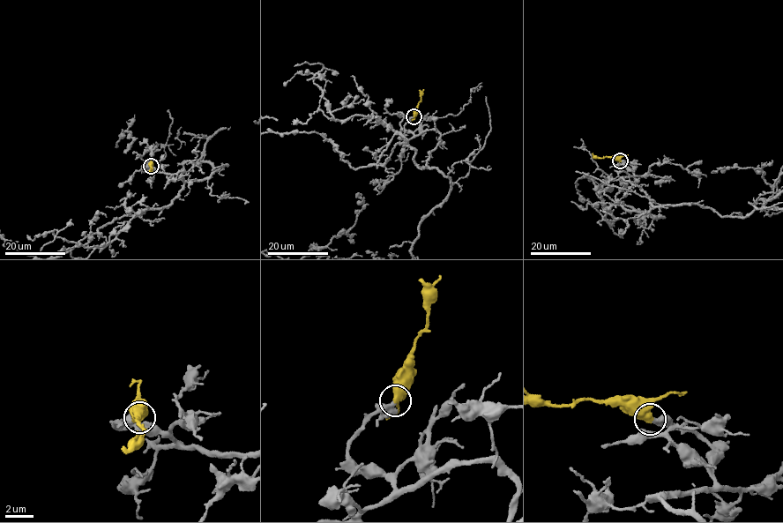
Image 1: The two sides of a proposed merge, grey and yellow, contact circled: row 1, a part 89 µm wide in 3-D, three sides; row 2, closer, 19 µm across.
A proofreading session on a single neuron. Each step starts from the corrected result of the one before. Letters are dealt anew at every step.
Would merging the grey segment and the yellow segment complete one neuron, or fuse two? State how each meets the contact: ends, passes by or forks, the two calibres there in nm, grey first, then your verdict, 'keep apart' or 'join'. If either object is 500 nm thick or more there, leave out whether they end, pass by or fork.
calibres 500 and 700 nm; join

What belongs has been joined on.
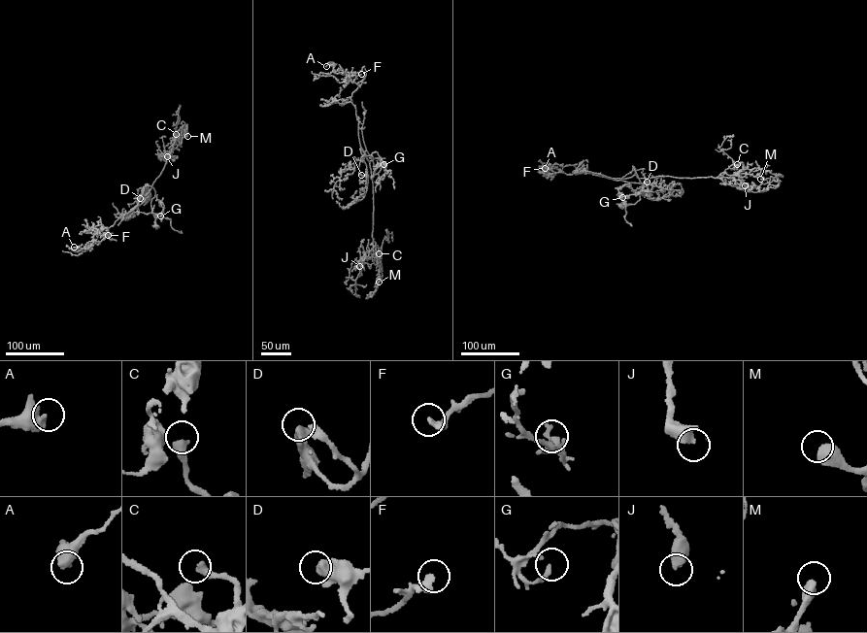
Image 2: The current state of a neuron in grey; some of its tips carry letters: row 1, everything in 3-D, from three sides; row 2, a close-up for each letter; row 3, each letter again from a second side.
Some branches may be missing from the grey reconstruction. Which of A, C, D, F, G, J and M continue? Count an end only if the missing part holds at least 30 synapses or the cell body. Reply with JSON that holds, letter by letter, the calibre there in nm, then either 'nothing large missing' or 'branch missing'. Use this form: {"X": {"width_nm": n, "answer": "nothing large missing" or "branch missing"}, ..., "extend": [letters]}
{"A": {"width_nm": 500, "answer": "nothing large missing"}, "C": {"width_nm": 400, "answer": "branch missing"}, "D": {"width_nm": 500, "answer": "nothing large missing"}, "F": {"width_nm": 320, "answer": "nothing large missing"}, "G": {"width_nm": 190, "answer": "nothing large missing"}, "J": {"width_nm": 500, "answer": "nothing large missing"}, "M": {"width_nm": 550, "answer": "nothing large missing"}, "extend": ["C"]}

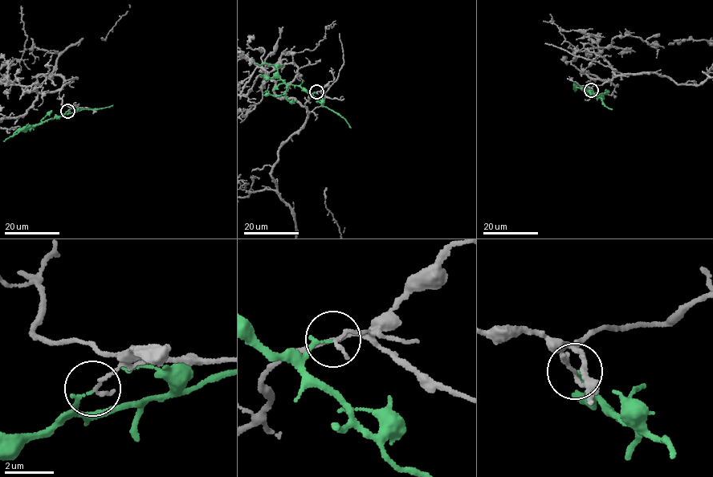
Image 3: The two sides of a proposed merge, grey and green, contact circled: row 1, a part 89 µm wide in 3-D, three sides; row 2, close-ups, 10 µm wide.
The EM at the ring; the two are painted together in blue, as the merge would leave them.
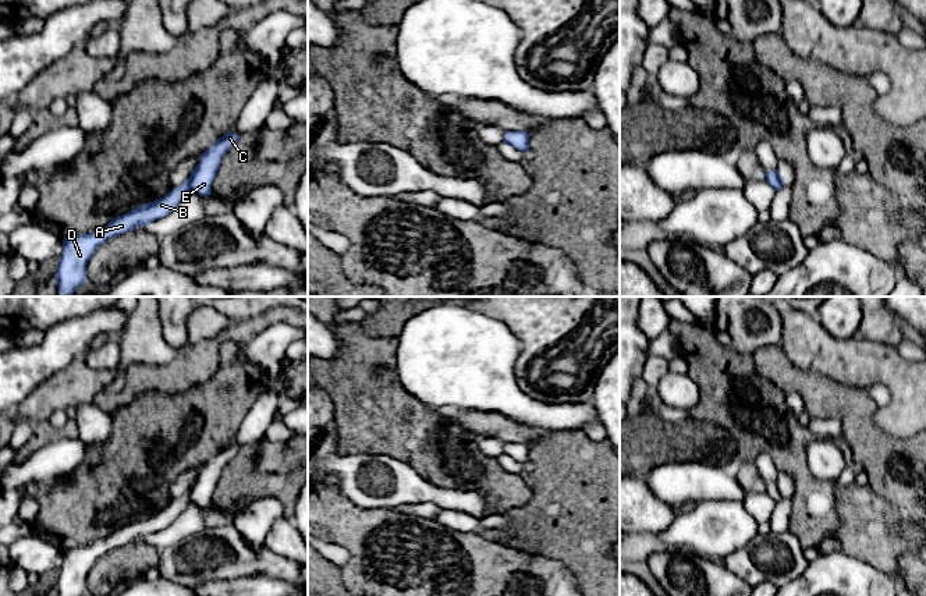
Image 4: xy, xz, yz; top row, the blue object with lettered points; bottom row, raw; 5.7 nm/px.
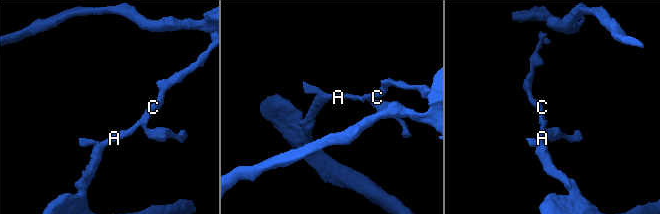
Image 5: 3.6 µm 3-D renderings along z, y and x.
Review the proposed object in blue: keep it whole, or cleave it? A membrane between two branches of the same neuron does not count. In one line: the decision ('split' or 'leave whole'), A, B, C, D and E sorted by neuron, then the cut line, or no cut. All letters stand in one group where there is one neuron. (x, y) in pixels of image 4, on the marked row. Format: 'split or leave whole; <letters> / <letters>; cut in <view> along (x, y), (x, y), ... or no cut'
split; A B D / C E; cut in xy along (194, 171), (190, 188)

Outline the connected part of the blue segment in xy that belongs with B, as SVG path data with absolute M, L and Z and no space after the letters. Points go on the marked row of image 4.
M191 175L185 182L173 188L164 198L131 209L128 213L113 219L106 227L89 234L64 238L63 253L54 274L58 284L58 297L71 297L86 281L86 265L102 244L116 235L134 231L138 226L148 226L167 216L189 192Z

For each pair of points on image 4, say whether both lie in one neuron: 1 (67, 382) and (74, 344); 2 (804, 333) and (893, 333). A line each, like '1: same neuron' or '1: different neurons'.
1: different neurons
2: different neurons

